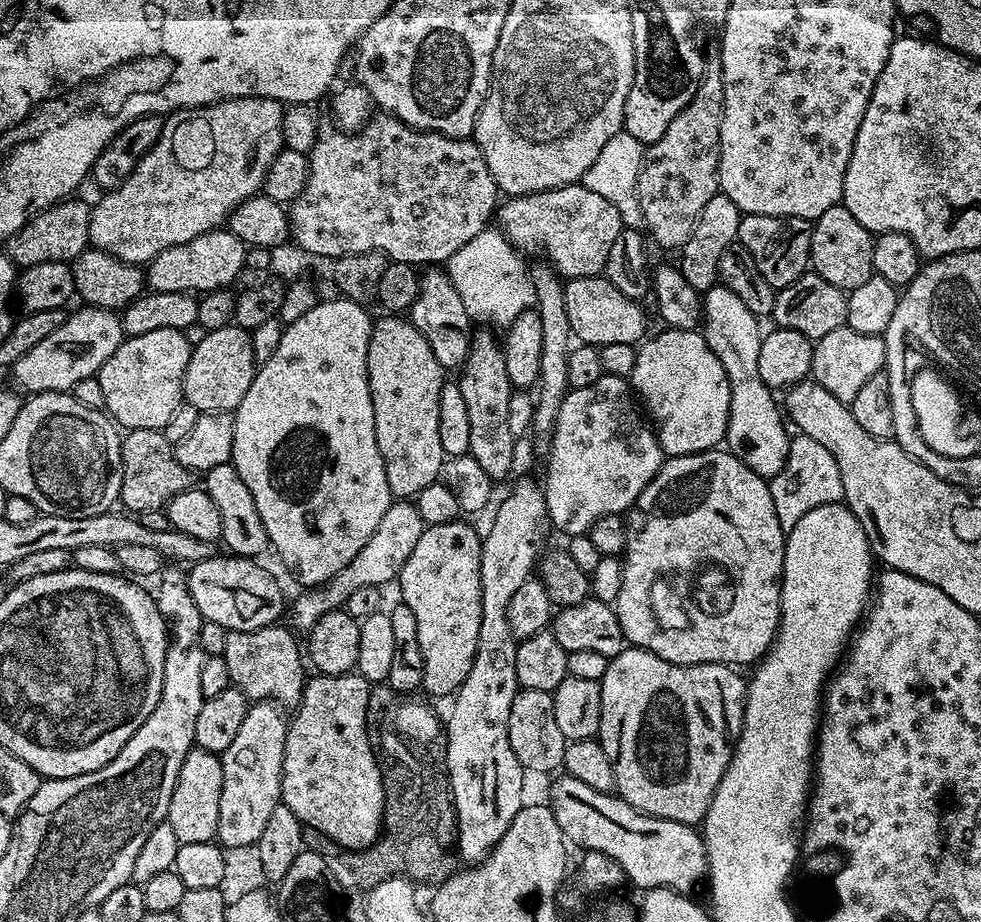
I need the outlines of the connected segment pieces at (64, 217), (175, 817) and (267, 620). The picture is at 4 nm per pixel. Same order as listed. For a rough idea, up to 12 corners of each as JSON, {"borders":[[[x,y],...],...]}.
{"borders":[[[77,198],[32,217],[6,241],[17,269],[71,262],[89,247]],[[192,747],[167,823],[180,844],[213,842],[222,762]],[[214,554],[187,569],[201,621],[258,630],[286,612],[255,559]]]}

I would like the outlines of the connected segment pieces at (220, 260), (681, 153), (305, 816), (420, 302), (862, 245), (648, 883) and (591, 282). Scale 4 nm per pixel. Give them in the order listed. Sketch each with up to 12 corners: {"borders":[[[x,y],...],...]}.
{"borders":[[[198,234],[146,265],[154,292],[231,289],[246,245]],[[724,78],[647,145],[643,227],[679,250],[720,187]],[[313,675],[291,717],[282,803],[372,847],[384,783],[370,685]],[[447,271],[421,275],[410,310],[445,370],[463,368],[474,324]],[[843,203],[812,224],[811,267],[834,286],[874,275],[873,233]],[[560,774],[565,841],[643,890],[688,894],[708,871],[693,825]],[[601,274],[564,285],[580,344],[645,339],[644,304]]]}

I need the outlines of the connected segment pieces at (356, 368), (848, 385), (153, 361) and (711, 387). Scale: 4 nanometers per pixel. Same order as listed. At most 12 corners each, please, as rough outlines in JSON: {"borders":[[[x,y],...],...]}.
{"borders":[[[321,299],[234,413],[230,463],[304,586],[394,502],[374,323]],[[845,326],[813,343],[810,376],[851,405],[885,371],[883,336]],[[187,335],[129,336],[99,370],[107,415],[159,428],[182,402]],[[665,327],[630,377],[665,457],[728,434],[732,383],[700,330]]]}

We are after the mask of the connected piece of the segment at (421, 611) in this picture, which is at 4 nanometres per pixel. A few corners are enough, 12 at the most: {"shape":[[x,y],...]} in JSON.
{"shape":[[427,526],[398,577],[422,688],[466,682],[482,626],[481,533]]}

